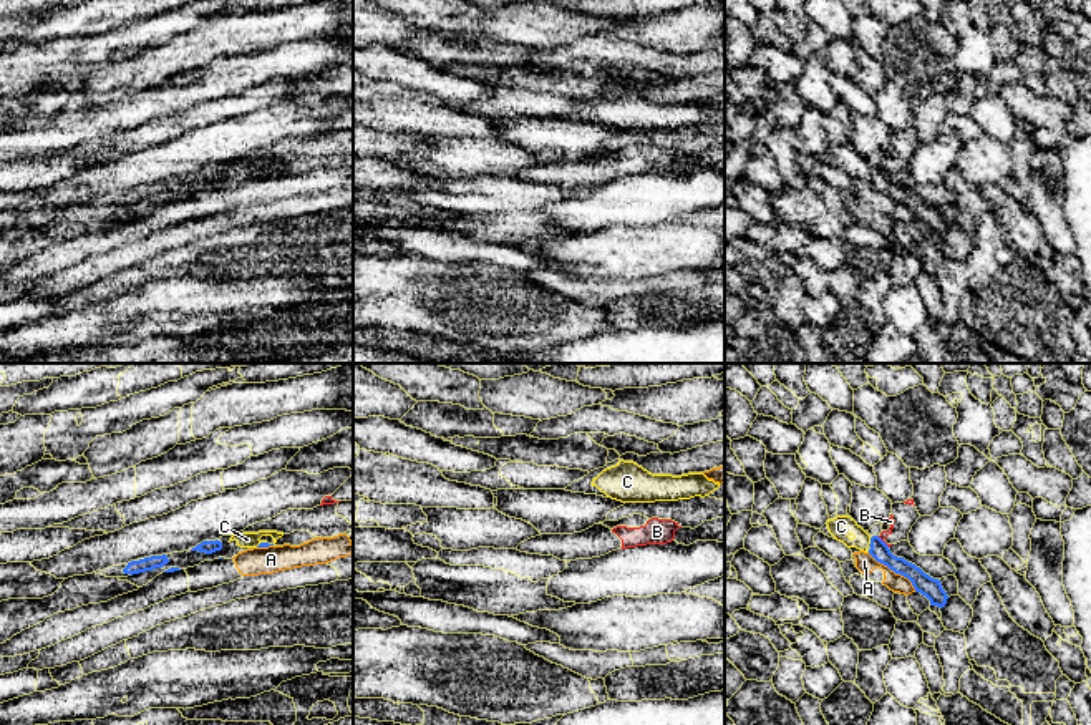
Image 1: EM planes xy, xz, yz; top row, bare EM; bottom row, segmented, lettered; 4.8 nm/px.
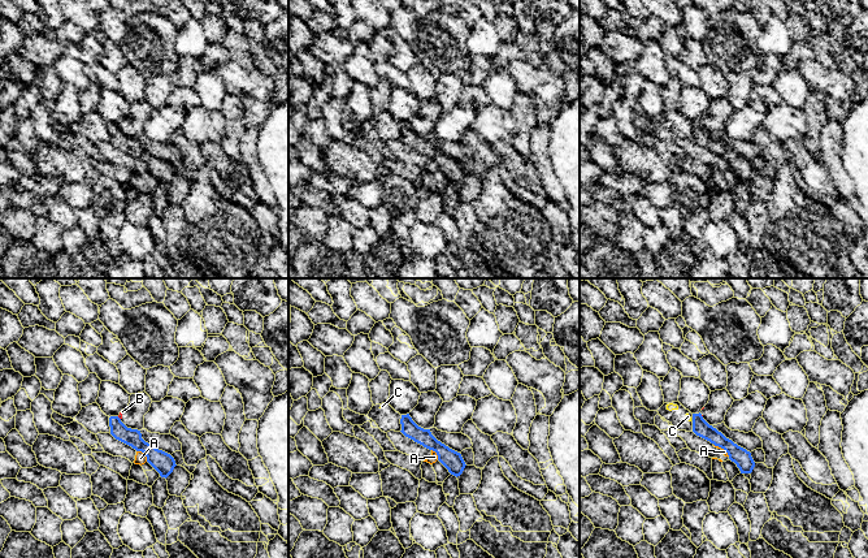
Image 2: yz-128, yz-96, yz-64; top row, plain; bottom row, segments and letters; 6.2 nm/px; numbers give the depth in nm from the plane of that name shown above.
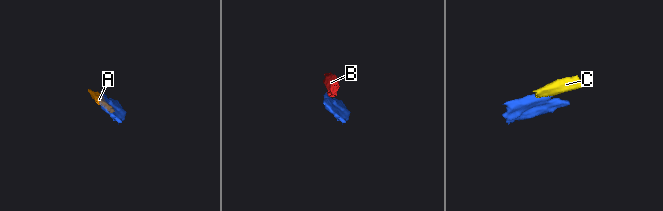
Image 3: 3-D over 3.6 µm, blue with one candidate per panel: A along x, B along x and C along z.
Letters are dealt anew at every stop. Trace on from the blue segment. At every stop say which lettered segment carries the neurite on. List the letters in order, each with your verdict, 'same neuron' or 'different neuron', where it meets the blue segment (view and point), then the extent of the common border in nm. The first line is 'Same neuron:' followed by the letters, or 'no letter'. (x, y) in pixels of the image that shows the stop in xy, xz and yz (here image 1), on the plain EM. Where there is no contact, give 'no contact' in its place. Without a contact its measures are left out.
Same neuron: C
A: different neuron; meets blue in yz at (894, 199); contact 300 nm long
B: different neuron; meets blue in yz at (882, 170); contact 80 nm long
C: same neuron; meets blue in yz at (871, 170); contact 40 nm long

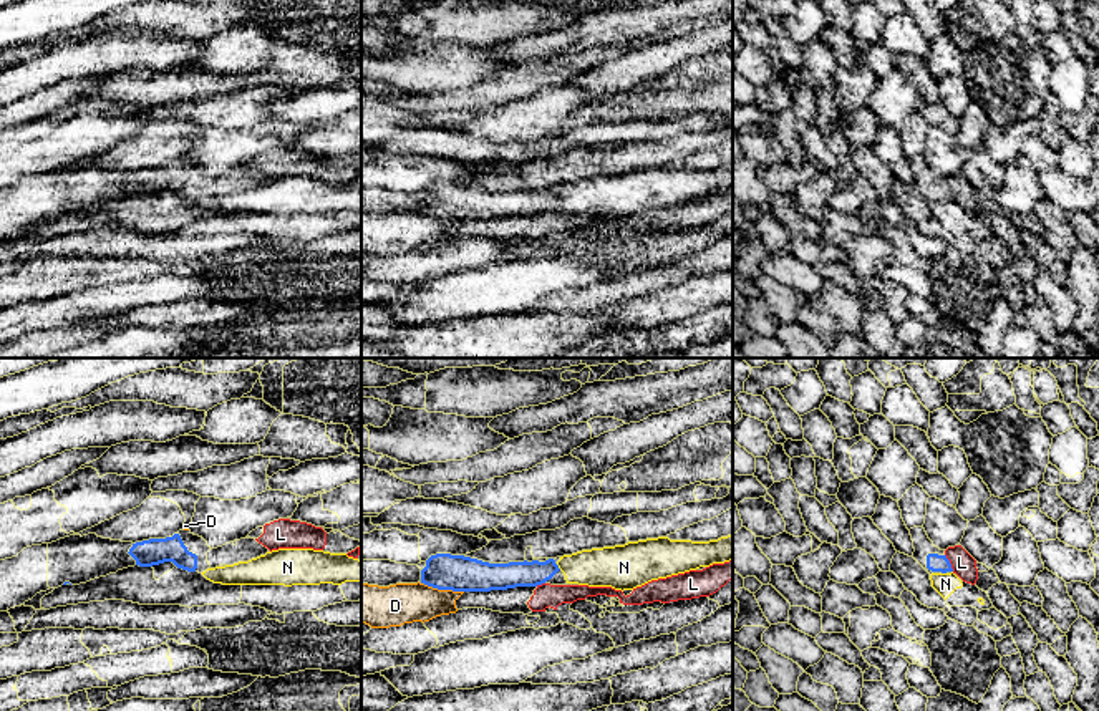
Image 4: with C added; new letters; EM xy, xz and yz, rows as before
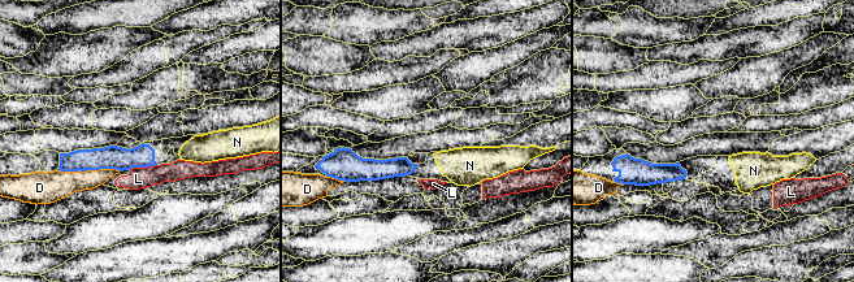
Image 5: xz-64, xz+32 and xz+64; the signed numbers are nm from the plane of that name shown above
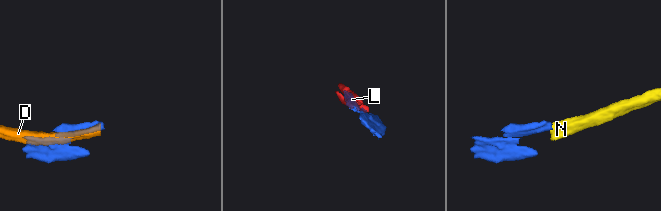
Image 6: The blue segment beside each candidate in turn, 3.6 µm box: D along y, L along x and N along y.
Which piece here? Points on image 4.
Same neuron: L
D: different neuron; meets blue in xz at (443, 217); contact 220 nm long
L: same neuron; meets blue in yz at (948, 191); contact 100 nm long
N: different neuron; meets blue in xz at (557, 196); contact 40 nm long

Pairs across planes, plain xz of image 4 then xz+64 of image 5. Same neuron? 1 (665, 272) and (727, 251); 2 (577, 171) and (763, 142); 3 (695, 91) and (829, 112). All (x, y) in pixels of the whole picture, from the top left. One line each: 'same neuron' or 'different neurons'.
1: same neuron
2: same neuron
3: different neurons

